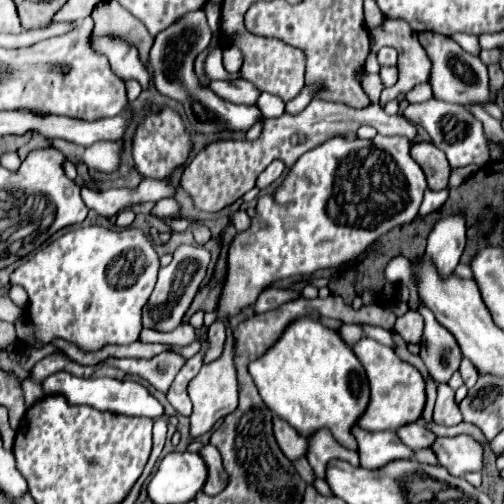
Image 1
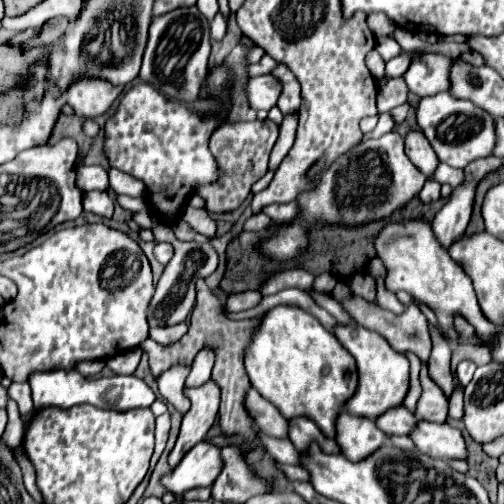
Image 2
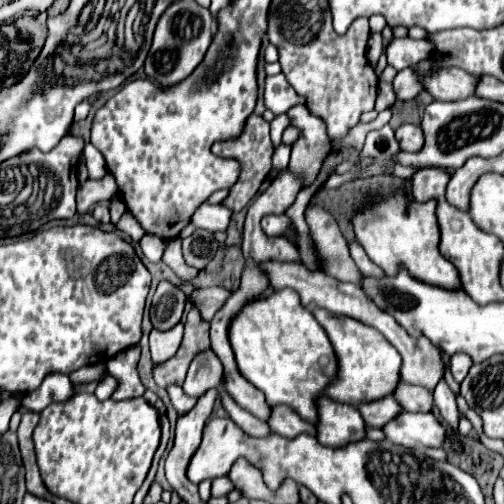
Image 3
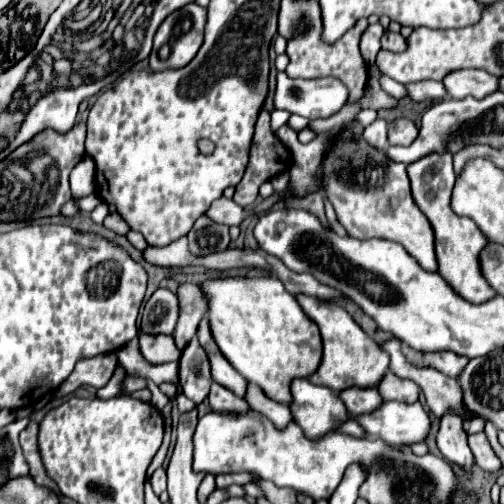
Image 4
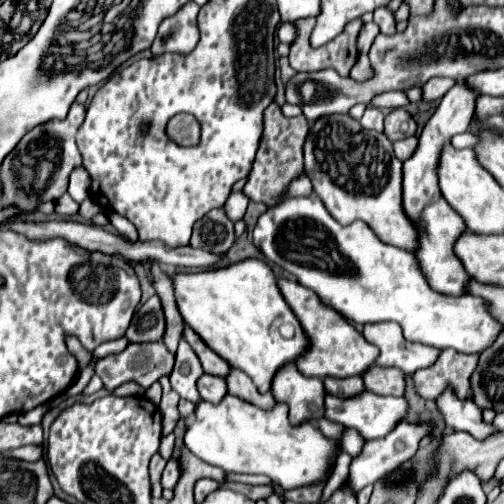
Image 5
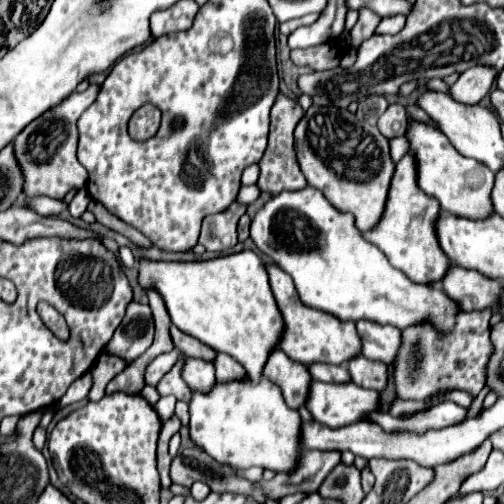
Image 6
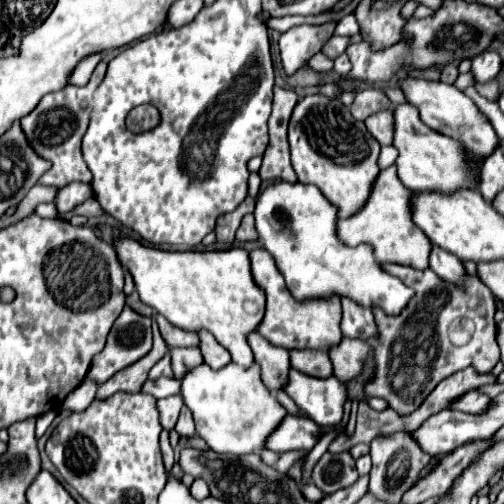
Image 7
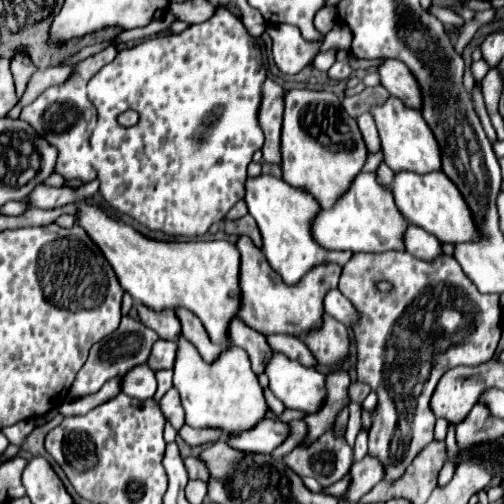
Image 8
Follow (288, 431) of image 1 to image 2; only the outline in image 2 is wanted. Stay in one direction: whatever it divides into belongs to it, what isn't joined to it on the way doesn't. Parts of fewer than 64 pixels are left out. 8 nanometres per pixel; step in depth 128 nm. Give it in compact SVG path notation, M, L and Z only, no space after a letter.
M250 388L248 396L246 396L246 408L250 410L258 428L266 436L288 438L288 420L284 416L280 416L280 412L268 400L264 400L254 388Z

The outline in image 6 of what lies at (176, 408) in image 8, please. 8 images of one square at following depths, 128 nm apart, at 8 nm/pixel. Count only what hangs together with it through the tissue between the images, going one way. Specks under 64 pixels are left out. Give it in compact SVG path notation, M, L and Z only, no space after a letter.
M164 396L164 398L158 400L158 404L154 408L156 408L160 420L168 420L174 414L174 404L176 404L174 396Z

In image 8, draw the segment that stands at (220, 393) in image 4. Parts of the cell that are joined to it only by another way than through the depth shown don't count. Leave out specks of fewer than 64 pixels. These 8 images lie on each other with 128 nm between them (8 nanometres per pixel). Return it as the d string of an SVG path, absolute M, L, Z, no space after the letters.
M158 340L152 346L152 356L148 358L148 366L152 370L160 370L160 368L172 368L174 360L176 360L176 352L178 352L178 344L176 342L168 342L168 340Z

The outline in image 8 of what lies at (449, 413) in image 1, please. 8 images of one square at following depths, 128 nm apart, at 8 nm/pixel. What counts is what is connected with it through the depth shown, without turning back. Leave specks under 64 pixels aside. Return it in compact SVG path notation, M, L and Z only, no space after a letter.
M328 314L324 316L324 328L320 328L320 332L308 332L308 336L304 336L304 342L318 358L318 362L328 368L342 366L348 360L350 332L344 328L344 324L332 320Z

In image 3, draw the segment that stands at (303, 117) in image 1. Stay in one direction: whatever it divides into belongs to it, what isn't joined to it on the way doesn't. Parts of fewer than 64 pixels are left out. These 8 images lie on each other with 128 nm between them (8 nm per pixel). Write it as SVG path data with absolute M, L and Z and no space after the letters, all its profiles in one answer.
M248 116L246 124L244 124L244 130L238 138L232 138L232 140L224 140L224 142L216 142L212 146L212 152L216 156L222 156L222 158L234 158L240 162L240 176L238 176L238 182L230 188L230 194L226 196L226 200L222 202L222 206L226 206L228 210L232 212L240 212L244 206L250 204L250 200L258 194L258 188L260 184L264 182L266 178L266 172L270 170L270 124L262 118L262 116Z

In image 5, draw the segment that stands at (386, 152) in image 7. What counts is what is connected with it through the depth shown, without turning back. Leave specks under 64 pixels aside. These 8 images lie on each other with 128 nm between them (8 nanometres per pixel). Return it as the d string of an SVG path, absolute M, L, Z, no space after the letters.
M404 138L404 140L398 140L398 142L394 142L394 154L396 154L398 160L404 162L404 160L408 160L408 158L414 154L416 146L418 146L418 138Z

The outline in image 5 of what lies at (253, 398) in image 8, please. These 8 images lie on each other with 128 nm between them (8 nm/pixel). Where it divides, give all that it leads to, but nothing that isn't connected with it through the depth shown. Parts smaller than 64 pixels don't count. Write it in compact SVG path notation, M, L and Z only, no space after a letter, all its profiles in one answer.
M230 394L220 404L198 402L184 444L200 460L218 466L224 472L266 474L284 490L324 484L332 476L340 454L340 442L326 438L318 426L304 424L304 428L294 428L288 420L286 404L278 402L272 412L266 412Z

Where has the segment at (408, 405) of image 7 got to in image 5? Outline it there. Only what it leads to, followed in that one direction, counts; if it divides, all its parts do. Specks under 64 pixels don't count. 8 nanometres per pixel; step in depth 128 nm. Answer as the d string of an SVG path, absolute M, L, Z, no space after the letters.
M442 350L444 356L432 366L416 372L414 384L416 390L422 398L434 400L440 390L444 390L446 384L452 384L460 396L470 396L468 392L468 376L472 374L472 368L476 368L478 356L468 356L468 354L458 354L448 350Z

